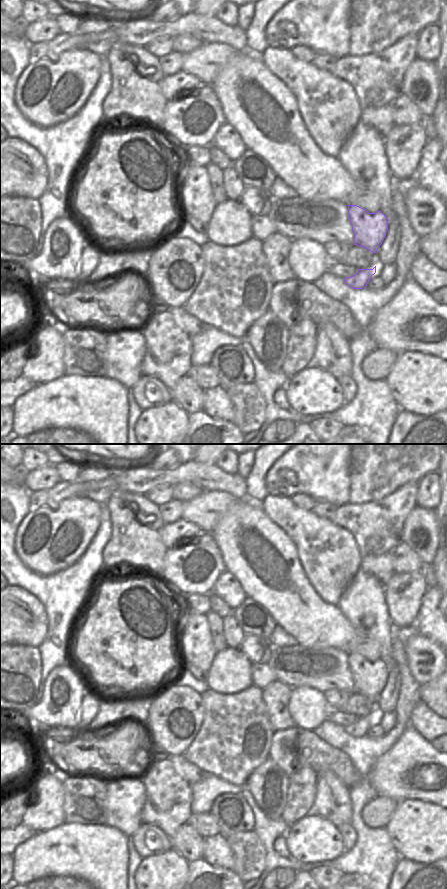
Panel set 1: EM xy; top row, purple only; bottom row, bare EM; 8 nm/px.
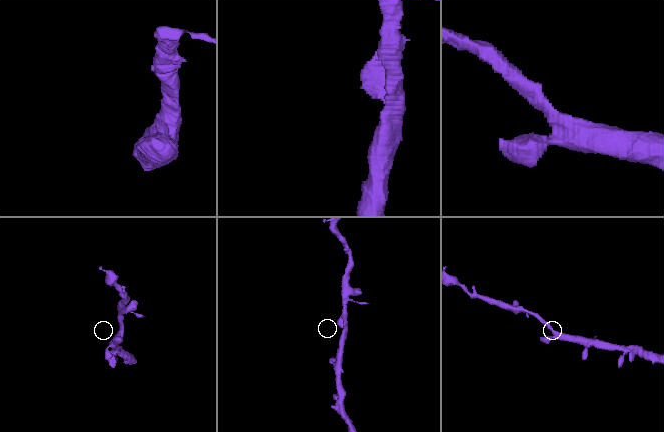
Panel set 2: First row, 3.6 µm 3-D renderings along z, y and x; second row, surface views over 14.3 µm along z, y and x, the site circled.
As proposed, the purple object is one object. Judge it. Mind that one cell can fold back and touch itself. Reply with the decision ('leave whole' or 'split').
leave whole

